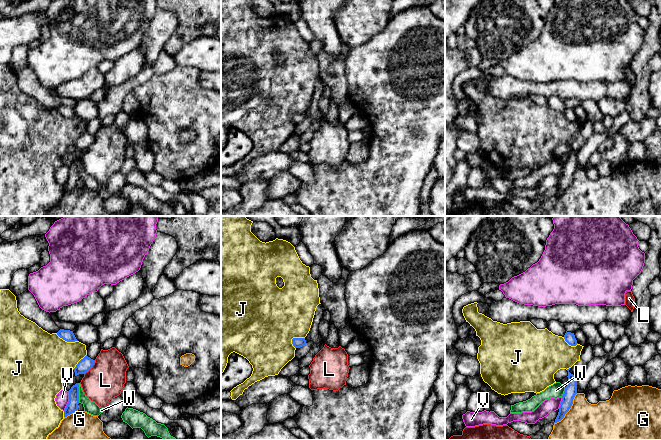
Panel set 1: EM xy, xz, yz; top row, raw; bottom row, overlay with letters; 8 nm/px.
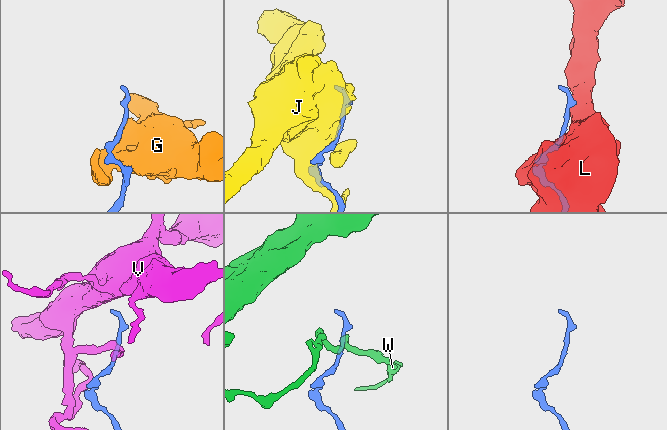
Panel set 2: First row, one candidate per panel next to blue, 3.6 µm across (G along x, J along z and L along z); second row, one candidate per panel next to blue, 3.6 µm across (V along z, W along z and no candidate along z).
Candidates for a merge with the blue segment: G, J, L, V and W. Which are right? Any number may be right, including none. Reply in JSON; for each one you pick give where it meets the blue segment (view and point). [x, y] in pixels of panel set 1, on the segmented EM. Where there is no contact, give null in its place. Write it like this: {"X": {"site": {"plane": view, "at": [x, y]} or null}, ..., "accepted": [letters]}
{"accepted": []}

